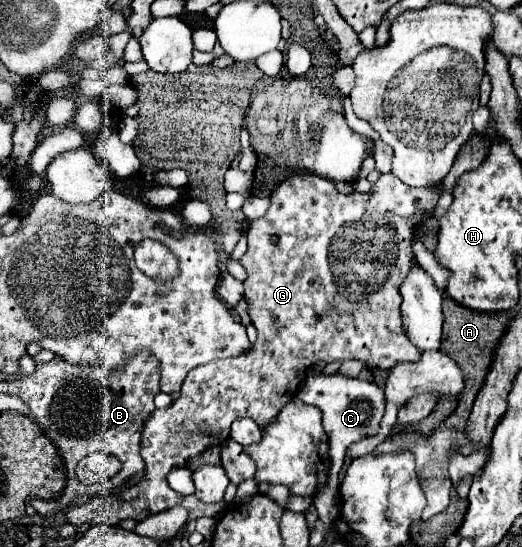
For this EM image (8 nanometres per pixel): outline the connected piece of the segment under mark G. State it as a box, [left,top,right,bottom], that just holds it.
[66,174,442,526]

